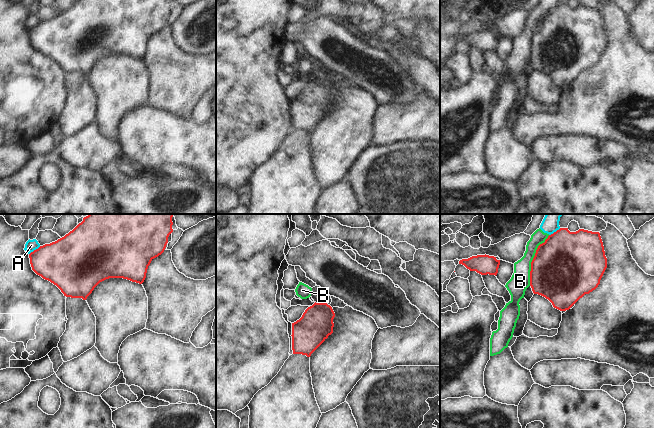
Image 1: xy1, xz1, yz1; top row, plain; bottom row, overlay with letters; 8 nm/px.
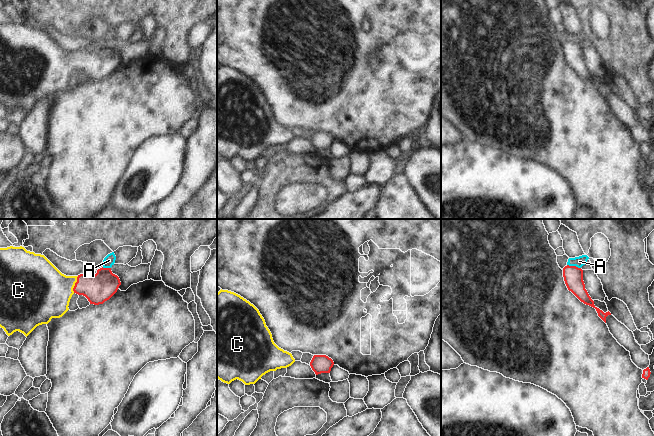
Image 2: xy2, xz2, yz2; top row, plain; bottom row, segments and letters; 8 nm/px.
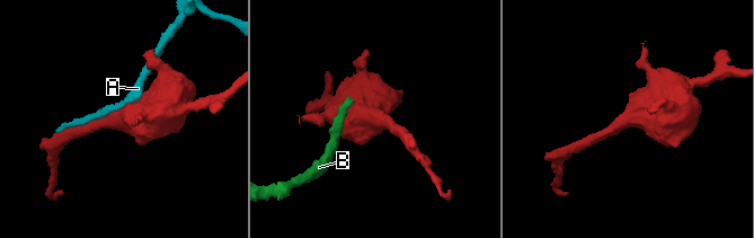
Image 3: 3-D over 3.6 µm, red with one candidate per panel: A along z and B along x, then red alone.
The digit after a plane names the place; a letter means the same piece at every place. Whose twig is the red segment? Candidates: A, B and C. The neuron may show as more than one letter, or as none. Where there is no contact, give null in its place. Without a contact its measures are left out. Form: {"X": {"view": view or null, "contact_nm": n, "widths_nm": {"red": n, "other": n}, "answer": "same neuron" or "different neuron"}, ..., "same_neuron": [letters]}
{"A": {"view": "yz2", "contact_nm": 120, "widths_nm": {"red": 160, "other": 80}, "answer": "different neuron"}, "B": {"view": "yz1", "contact_nm": 440, "widths_nm": {"red": 500, "other": 160}, "answer": "different neuron"}, "C": {"view": "xy2", "contact_nm": 140, "widths_nm": {"red": 220, "other": 400}, "answer": "same neuron"}, "same_neuron": ["C"]}

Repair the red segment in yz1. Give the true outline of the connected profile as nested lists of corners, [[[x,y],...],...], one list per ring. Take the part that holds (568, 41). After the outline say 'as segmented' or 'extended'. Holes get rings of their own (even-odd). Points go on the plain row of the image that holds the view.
[[[560,4],[538,22],[531,38],[530,62],[534,70],[548,75],[554,84],[566,87],[598,63],[606,44],[607,34],[599,8],[584,5],[570,8],[568,4]]]; as segmented

